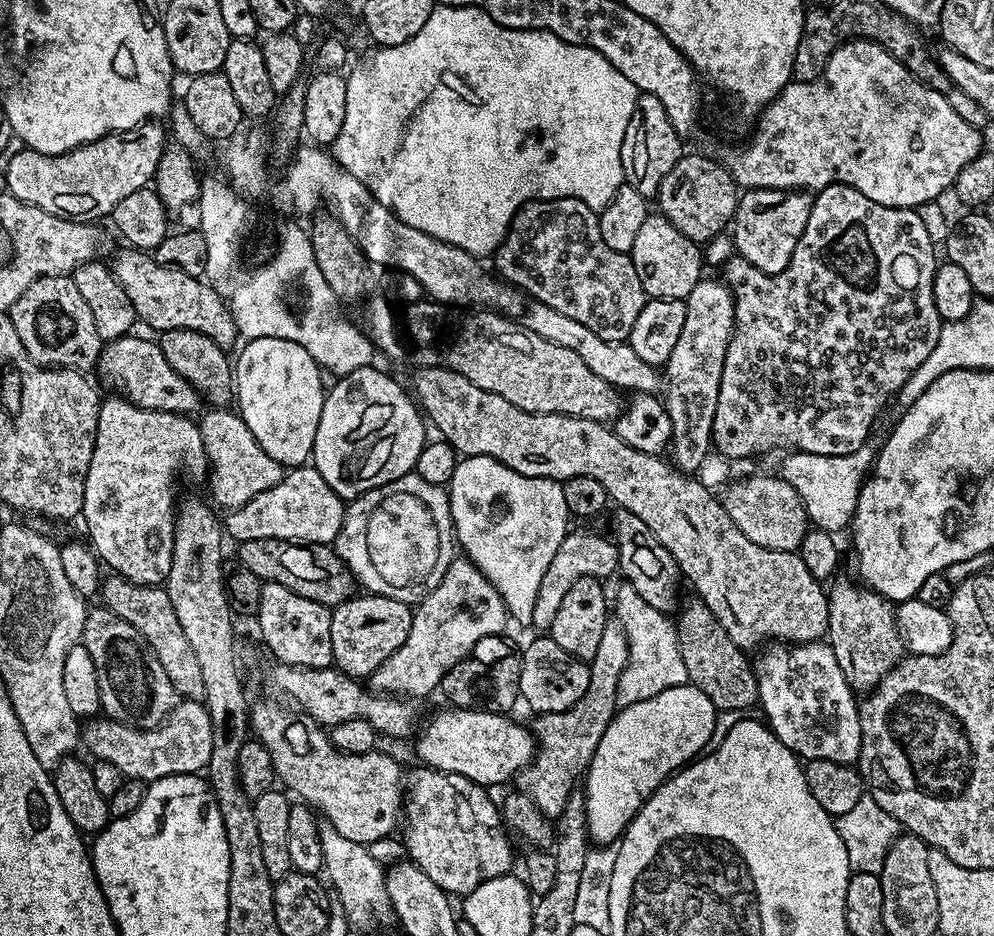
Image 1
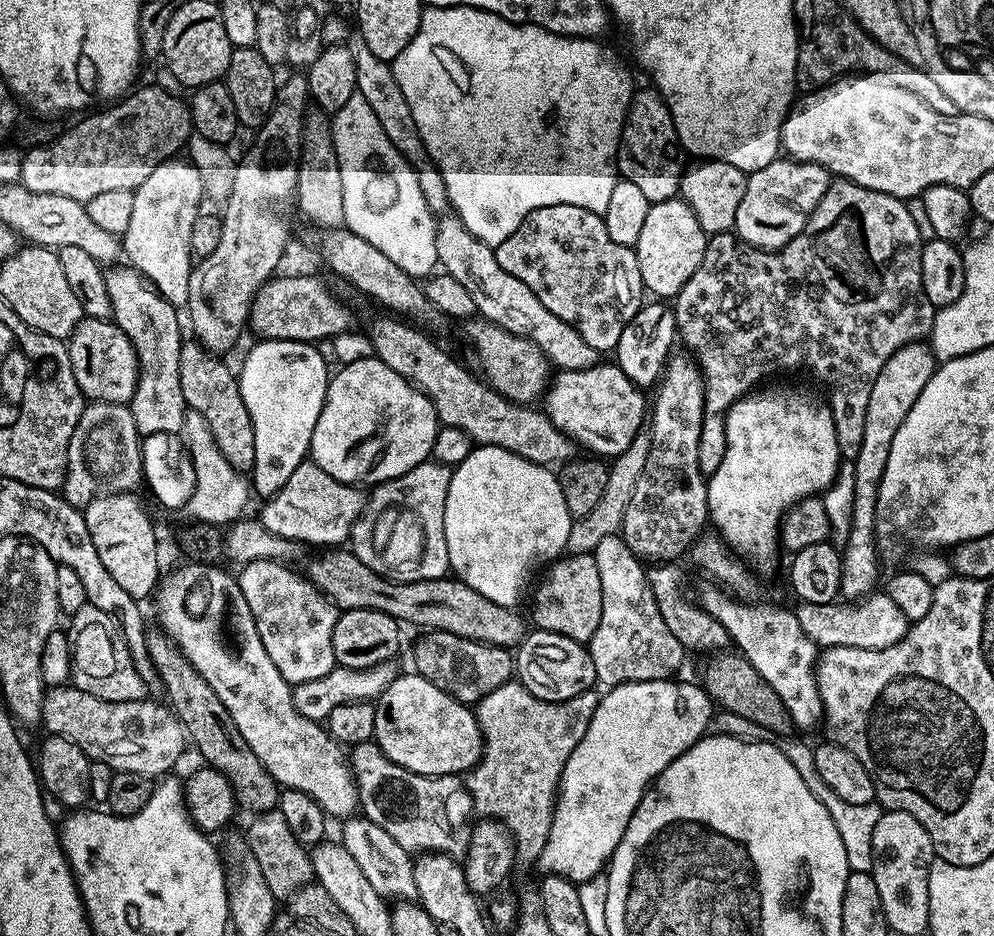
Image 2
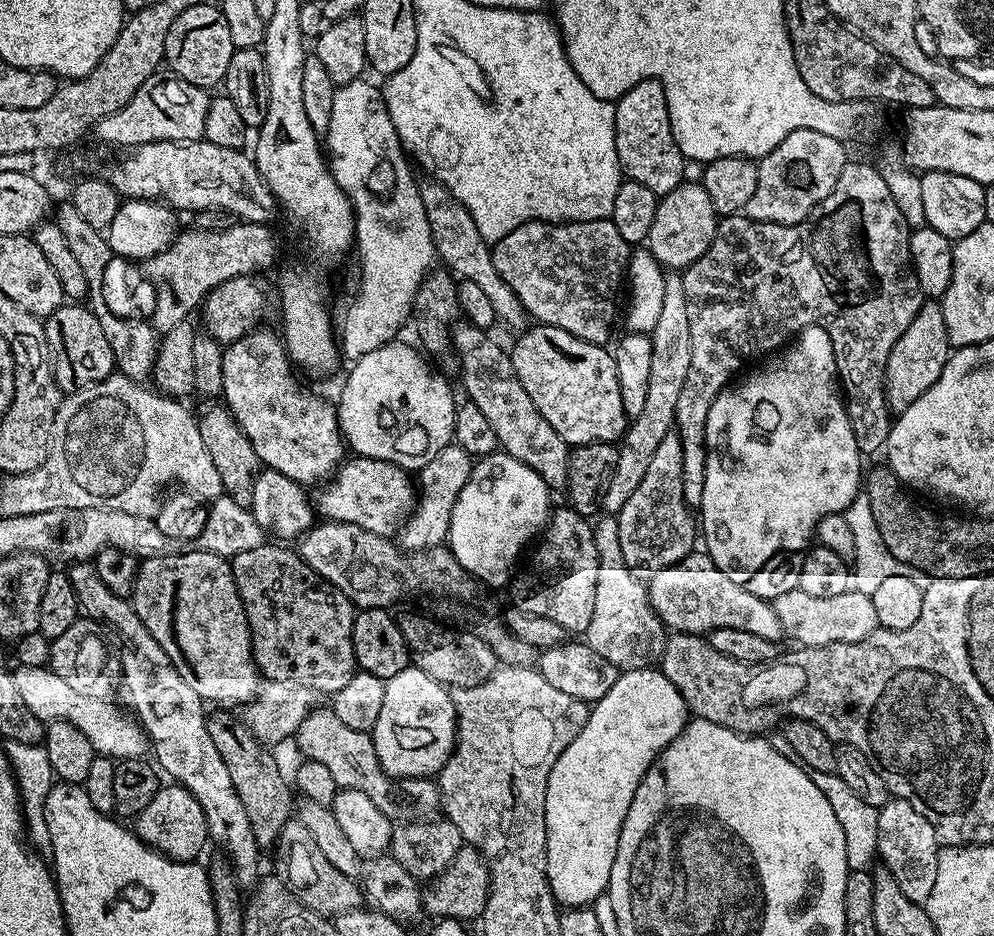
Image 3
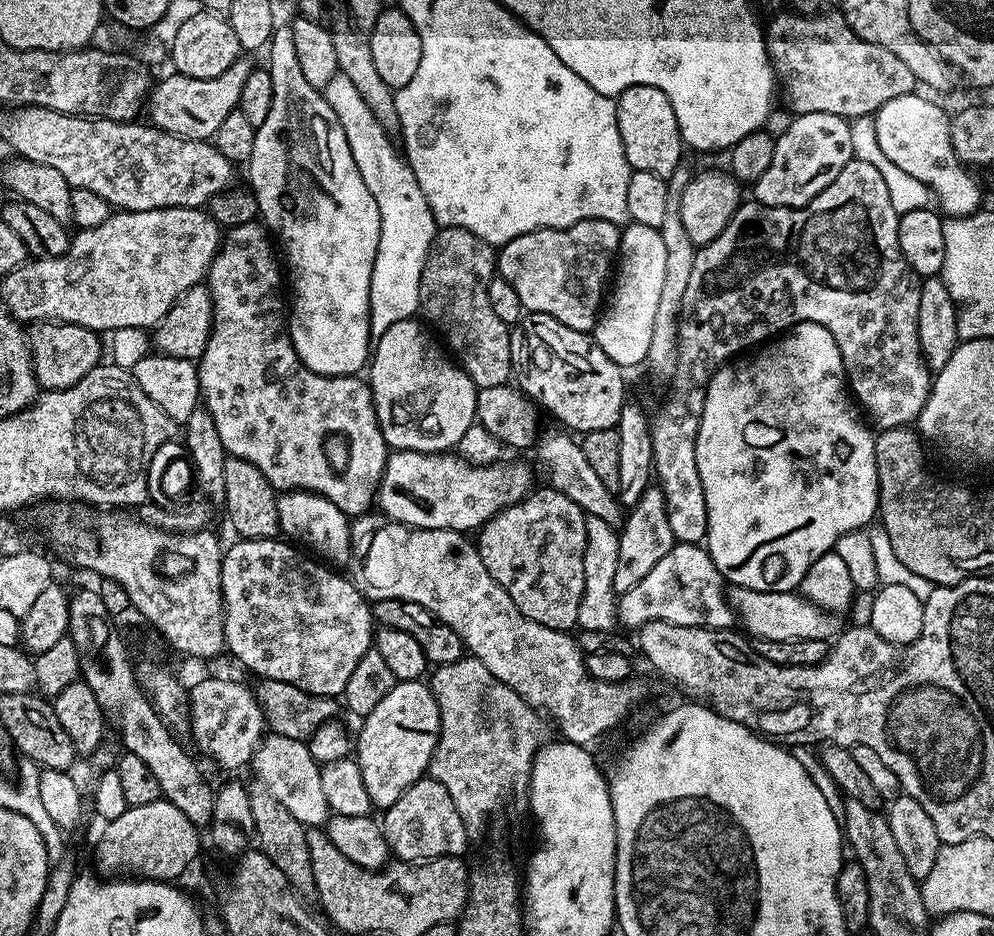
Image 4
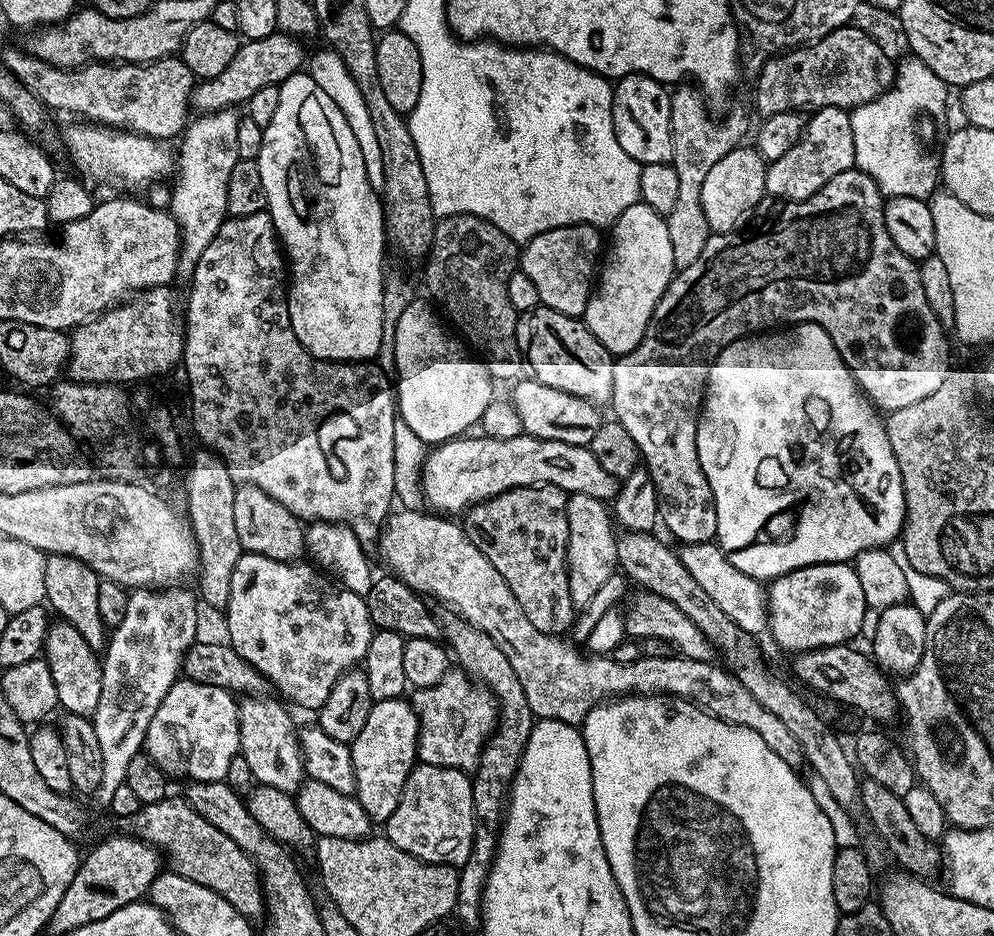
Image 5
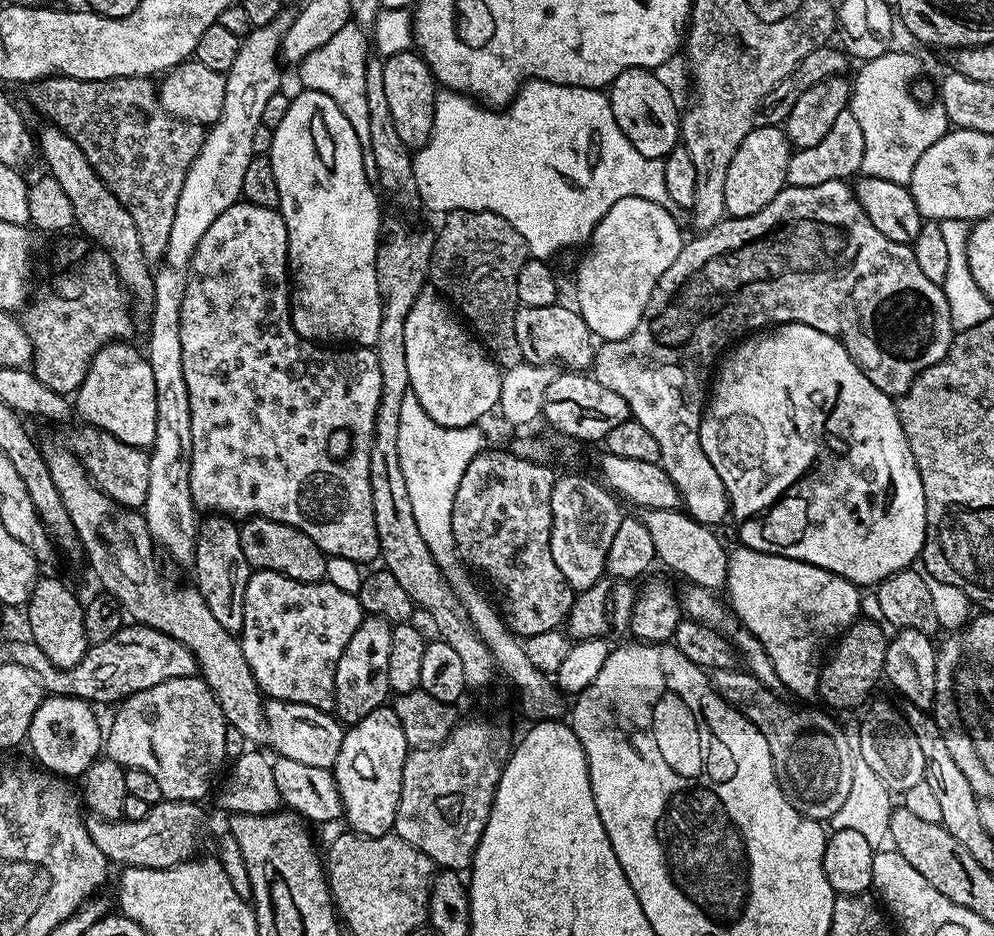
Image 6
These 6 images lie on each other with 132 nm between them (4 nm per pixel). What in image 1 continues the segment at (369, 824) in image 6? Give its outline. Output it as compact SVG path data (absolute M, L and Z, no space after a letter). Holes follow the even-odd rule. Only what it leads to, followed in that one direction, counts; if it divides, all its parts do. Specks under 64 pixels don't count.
M445 707L445 712L436 712L428 720L424 729L419 729L416 740L416 752L420 755L419 763L429 768L436 768L439 772L453 772L470 778L475 784L493 786L504 784L520 775L536 754L536 741L529 729L520 724L511 724L507 715L490 712L478 708Z

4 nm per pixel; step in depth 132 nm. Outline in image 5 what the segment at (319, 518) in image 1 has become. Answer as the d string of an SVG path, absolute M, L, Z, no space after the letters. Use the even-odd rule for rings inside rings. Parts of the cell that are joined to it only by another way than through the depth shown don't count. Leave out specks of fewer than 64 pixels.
M468 434L463 438L445 440L444 443L435 445L427 453L423 467L420 469L420 489L423 492L423 499L429 509L440 514L456 514L452 512L463 514L472 505L494 498L506 490L539 484L558 486L569 494L574 492L590 494L599 500L611 502L616 499L616 494L620 491L621 481L606 474L606 470L602 470L601 464L598 463L598 458L594 458L594 454L585 445L543 440L527 434L505 440L490 438L483 434Z

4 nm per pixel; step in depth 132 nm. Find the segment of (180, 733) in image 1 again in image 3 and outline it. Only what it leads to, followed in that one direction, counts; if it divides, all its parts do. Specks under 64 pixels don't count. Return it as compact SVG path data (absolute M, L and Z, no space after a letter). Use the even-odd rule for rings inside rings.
M48 666L17 667L12 672L12 681L18 690L18 695L22 697L22 702L26 702L26 706L35 716L45 722L65 720L78 726L78 730L82 730L82 734L90 738L93 753L111 756L116 762L138 760L149 755L148 733L140 725L140 721L135 715L127 711L124 713L118 705L112 704L111 699L103 700L102 698L90 698L87 694L78 694L63 678L58 678L58 674L54 674Z

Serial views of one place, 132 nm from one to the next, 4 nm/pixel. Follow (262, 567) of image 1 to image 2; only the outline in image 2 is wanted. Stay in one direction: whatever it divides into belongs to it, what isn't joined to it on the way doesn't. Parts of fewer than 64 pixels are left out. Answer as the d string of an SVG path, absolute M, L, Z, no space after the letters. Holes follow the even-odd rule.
M344 546L320 550L312 561L307 561L306 575L323 596L327 596L340 610L378 610L390 614L401 625L413 624L420 630L449 632L462 638L493 644L499 648L515 649L525 638L526 627L516 608L498 606L490 598L470 590L462 581L451 575L430 578L422 582L394 582L378 574Z

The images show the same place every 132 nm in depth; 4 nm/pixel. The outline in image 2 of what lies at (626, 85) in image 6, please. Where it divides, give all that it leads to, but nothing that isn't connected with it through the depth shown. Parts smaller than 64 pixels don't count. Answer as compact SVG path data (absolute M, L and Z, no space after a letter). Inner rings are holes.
M655 90L637 91L620 132L620 147L616 150L616 170L623 179L634 182L652 204L673 199L679 193L680 179L686 167L686 153L674 130L674 118L666 102Z

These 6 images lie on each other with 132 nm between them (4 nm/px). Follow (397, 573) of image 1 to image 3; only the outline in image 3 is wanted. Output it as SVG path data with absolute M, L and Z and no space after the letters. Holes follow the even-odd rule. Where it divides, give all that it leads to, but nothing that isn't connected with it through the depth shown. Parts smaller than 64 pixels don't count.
M453 442L438 454L434 454L434 458L430 458L430 462L426 462L426 466L419 469L418 499L398 532L398 537L400 536L398 544L401 549L409 553L423 552L430 548L441 547L447 541L454 502L458 502L458 494L462 494L462 486L466 486L470 478L473 463L474 457L466 454L466 450L462 450Z

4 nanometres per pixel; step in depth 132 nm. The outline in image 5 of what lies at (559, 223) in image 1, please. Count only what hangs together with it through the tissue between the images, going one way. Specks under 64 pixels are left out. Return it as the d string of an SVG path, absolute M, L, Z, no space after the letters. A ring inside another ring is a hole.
M571 224L554 230L546 230L523 245L518 256L518 268L519 271L526 274L526 278L530 278L530 282L534 282L535 288L538 289L540 304L543 307L554 310L558 314L583 317L588 299L592 296L594 281L598 276L598 265L602 260L600 236L602 236L601 229L592 224Z

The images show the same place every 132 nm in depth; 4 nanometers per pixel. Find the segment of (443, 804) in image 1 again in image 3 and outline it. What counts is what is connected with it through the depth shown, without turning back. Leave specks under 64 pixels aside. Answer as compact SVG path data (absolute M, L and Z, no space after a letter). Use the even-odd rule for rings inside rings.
M317 706L298 726L294 737L299 754L306 760L317 760L330 770L337 789L362 790L386 814L386 818L400 824L413 824L415 820L426 820L437 815L440 789L435 779L426 776L387 776L378 762L371 732L353 730L339 720L330 706Z

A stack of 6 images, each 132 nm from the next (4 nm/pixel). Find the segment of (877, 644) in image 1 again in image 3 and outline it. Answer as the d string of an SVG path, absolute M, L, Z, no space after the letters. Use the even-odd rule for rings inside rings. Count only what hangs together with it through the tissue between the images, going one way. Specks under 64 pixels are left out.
M925 299L924 304L914 314L914 322L902 330L902 338L894 342L894 350L890 350L890 358L884 371L884 397L888 403L889 413L899 414L918 402L934 382L938 382L938 374L946 366L950 355L950 345L946 334L946 318L942 318L942 306L935 299Z

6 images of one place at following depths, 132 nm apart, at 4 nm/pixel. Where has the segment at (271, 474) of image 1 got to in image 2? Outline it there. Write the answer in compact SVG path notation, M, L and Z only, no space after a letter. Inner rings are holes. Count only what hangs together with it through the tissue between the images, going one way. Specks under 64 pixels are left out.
M191 410L186 412L182 436L196 471L196 488L193 491L191 507L200 511L199 519L205 524L235 524L245 515L244 507L248 504L248 496L250 497L249 477L230 466L226 458L222 458L222 450L218 450L218 442L214 442L214 434L210 434L210 426L206 426L206 418L202 418L202 414Z

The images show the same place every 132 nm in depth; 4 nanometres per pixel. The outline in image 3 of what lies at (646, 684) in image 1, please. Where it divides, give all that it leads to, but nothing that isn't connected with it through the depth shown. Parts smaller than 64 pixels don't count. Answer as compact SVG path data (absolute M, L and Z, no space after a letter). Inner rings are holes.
M604 514L595 521L594 546L598 550L598 584L594 586L594 615L590 618L590 626L582 634L583 639L594 650L594 654L602 654L602 658L606 658L606 662L613 664L617 670L629 672L659 665L669 633L650 606L645 581L628 568L626 558L622 558L622 541L618 539L615 515Z

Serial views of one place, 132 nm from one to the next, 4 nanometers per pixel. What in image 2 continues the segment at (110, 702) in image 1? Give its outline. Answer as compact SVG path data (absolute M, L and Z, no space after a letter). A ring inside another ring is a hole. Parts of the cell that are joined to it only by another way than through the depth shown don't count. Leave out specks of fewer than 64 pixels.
M90 603L84 604L82 610L71 613L70 620L72 625L67 625L66 631L72 647L70 680L74 687L86 690L86 694L94 694L94 698L110 702L145 699L145 677L136 669L124 637L124 629L119 622L106 610Z

